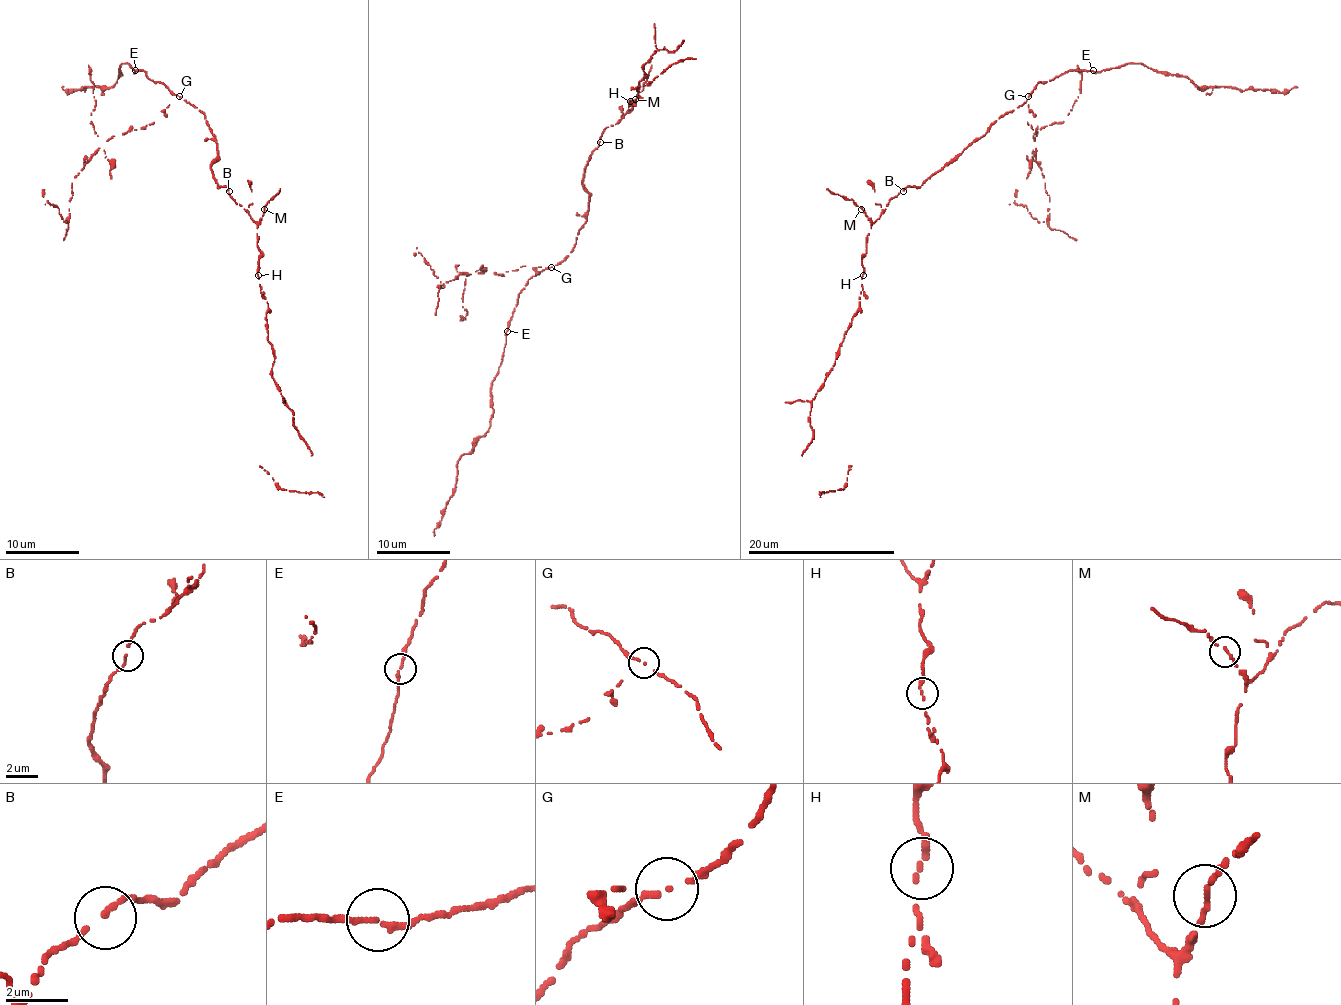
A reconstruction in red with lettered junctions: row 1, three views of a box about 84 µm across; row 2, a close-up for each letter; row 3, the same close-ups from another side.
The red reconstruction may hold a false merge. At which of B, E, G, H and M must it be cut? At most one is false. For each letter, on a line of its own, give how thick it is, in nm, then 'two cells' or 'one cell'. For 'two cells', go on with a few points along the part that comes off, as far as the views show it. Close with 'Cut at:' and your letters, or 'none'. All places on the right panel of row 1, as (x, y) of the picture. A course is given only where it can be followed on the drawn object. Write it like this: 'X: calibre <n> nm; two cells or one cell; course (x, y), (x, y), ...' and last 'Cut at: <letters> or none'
B: calibre 160 nm; one cell
E: calibre 190 nm; one cell
G: calibre 160 nm; two cells; course (1029, 97), (1027, 122), (1036, 130), (1032, 150), (1049, 196), (1047, 222), (1014, 202), (1016, 189)
H: calibre 170 nm; one cell
M: calibre 160 nm; one cell
Cut at: G

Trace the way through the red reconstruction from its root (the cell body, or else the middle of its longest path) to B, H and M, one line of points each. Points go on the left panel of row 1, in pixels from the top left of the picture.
B: (216, 183), (229, 191)
H: (216, 183), (227, 187), (229, 194), (256, 224), (256, 246), (262, 255), (258, 261), (258, 275)
M: (216, 183), (227, 187), (236, 204), (256, 222), (264, 209)

